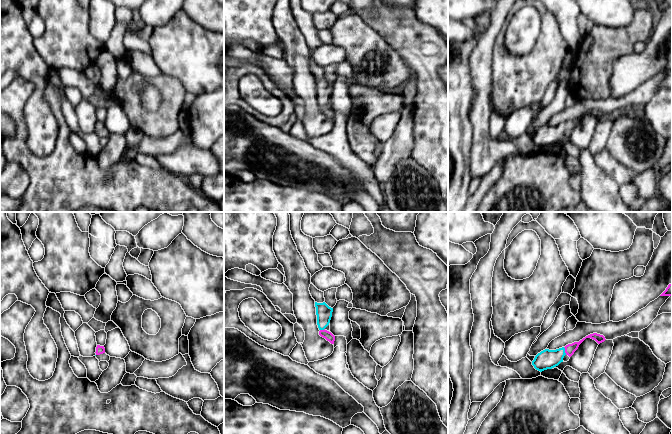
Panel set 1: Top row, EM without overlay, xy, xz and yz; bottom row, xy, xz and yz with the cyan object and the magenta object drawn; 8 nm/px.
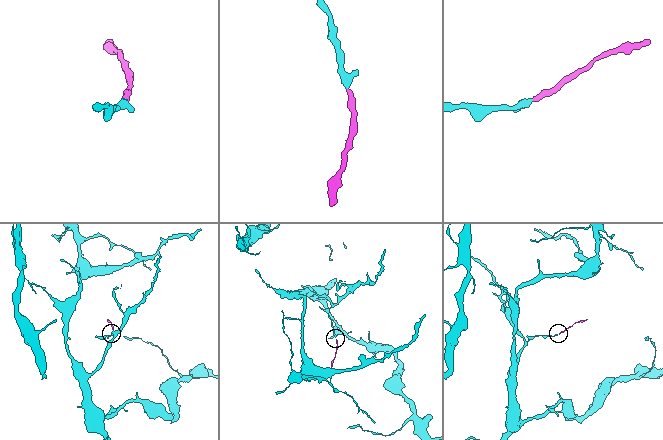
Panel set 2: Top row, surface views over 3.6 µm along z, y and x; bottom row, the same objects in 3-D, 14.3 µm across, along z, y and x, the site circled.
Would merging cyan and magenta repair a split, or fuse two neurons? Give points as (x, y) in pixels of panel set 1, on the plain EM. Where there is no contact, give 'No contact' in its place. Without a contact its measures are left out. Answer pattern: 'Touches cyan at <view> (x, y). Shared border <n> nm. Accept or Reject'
Touches cyan at yz (564, 127). Shared border 70 nm. Accept

